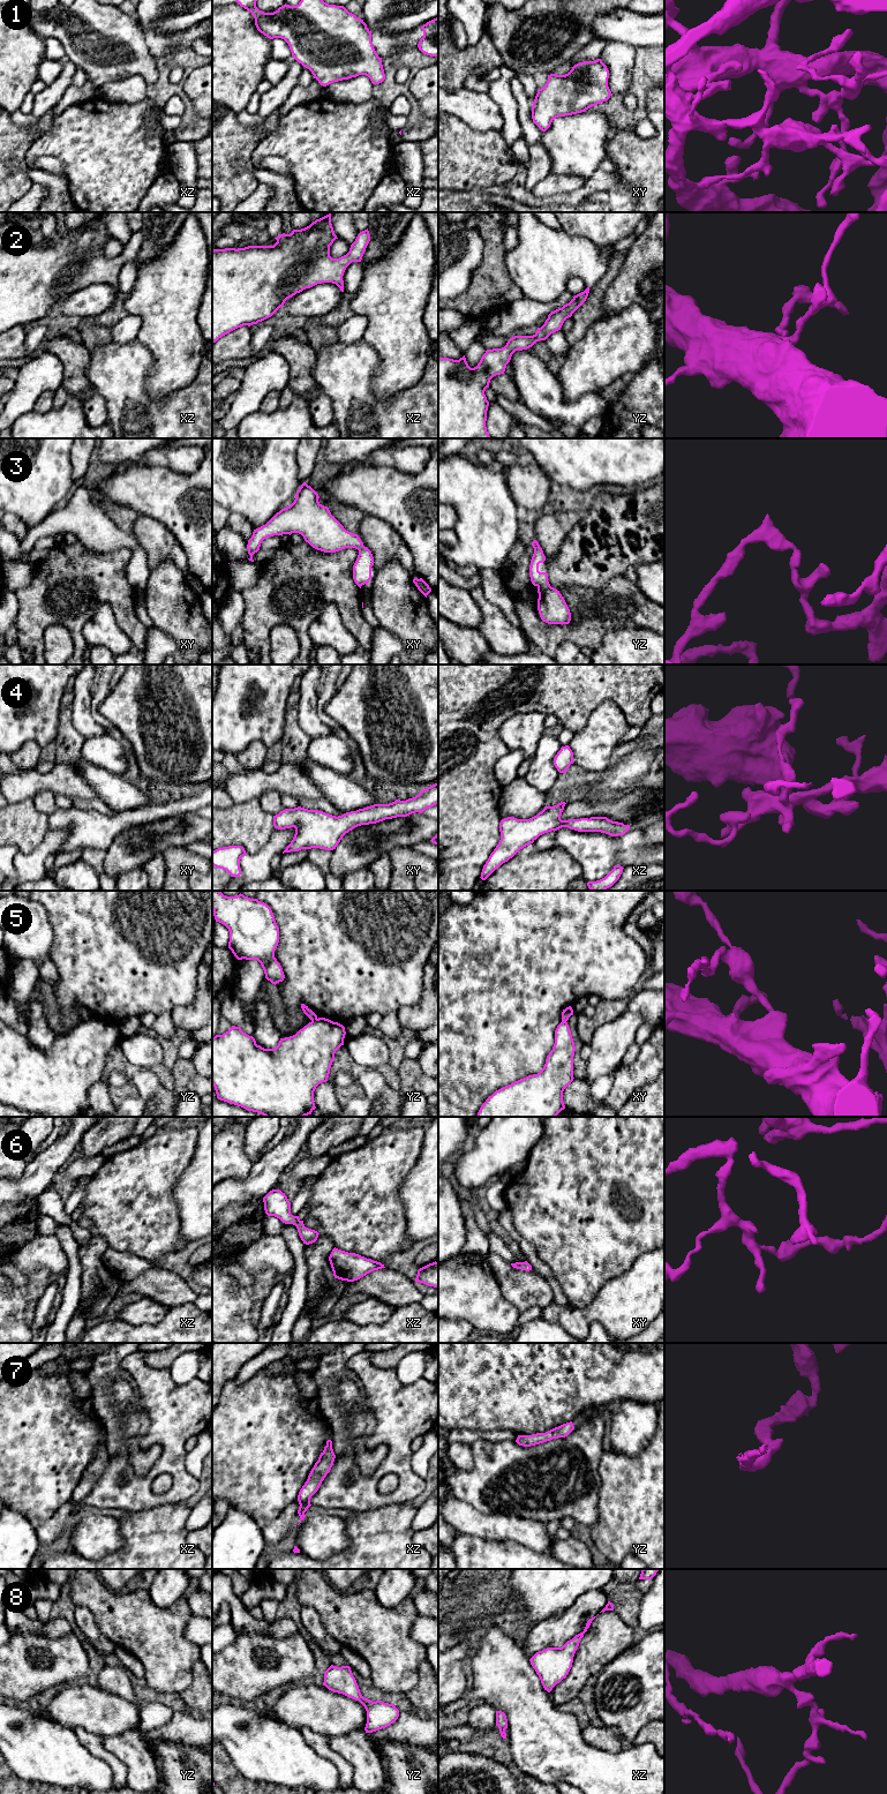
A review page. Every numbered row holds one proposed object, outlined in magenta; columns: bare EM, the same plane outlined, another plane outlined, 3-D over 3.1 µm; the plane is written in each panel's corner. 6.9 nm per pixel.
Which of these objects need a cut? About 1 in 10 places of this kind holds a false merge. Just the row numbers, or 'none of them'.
5

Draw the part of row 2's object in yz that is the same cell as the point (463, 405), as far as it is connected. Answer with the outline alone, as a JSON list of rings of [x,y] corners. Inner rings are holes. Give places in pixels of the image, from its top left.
[[[589,286],[574,295],[569,303],[551,311],[533,336],[514,336],[504,347],[487,350],[474,368],[468,366],[465,355],[459,360],[438,356],[438,438],[490,438],[486,427],[489,401],[484,395],[490,380],[504,374],[516,351],[527,350],[536,341],[546,340],[551,333],[561,330],[564,321],[586,301],[588,293]]]

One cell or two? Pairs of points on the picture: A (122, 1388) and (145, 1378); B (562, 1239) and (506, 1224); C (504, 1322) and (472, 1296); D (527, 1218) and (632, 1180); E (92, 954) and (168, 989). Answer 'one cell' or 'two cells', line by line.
A: two cells
B: two cells
C: one cell
D: one cell
E: one cell

